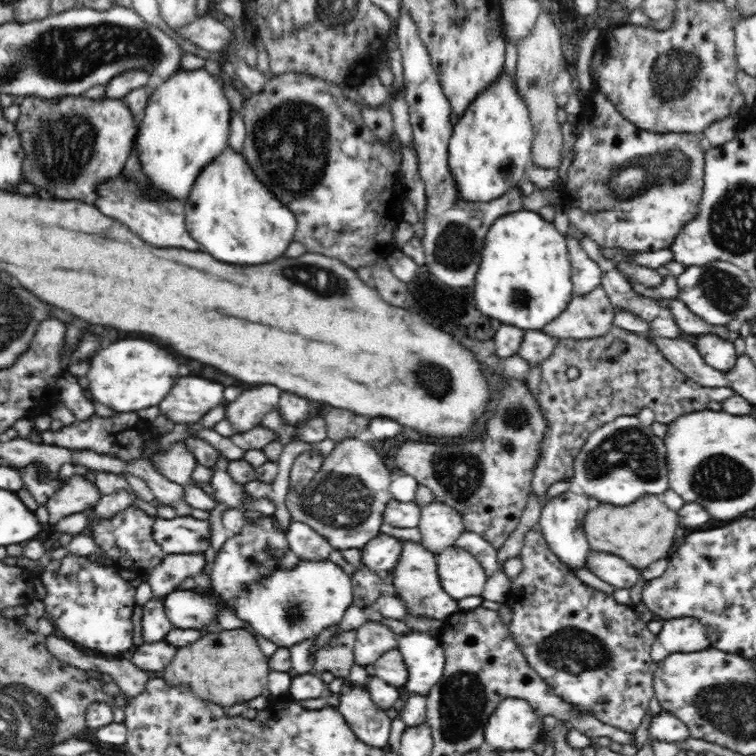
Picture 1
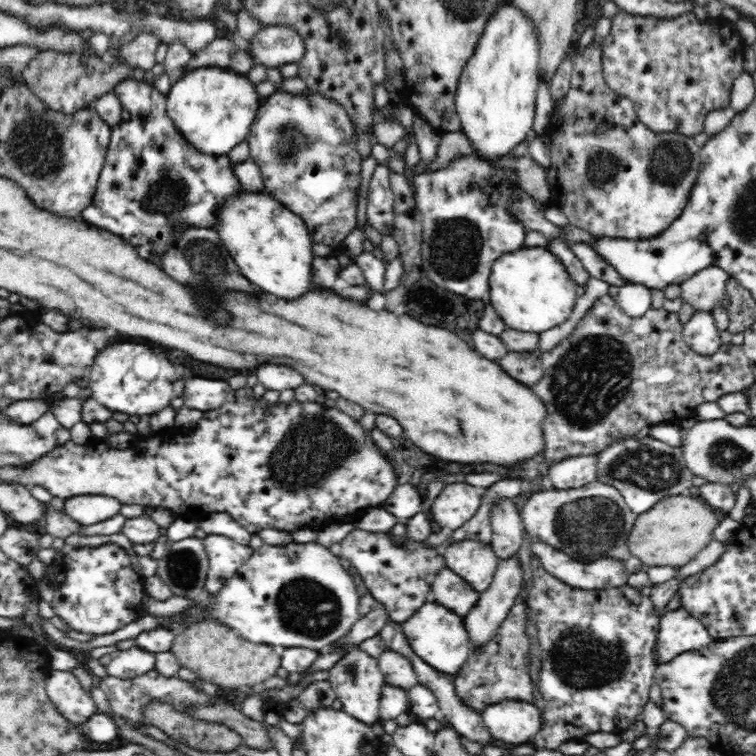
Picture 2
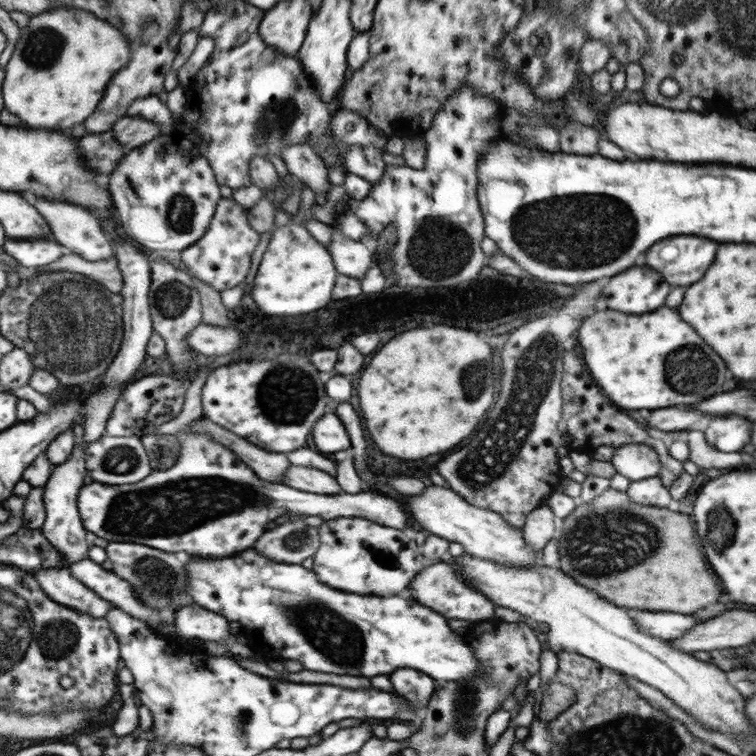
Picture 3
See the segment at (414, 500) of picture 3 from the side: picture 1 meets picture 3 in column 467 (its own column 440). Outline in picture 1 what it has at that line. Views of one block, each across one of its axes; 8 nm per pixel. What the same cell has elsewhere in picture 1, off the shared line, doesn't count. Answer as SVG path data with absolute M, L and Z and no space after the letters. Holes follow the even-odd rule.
M432 500L421 509L421 518L417 526L421 545L434 555L456 545L456 540L465 531L462 516L453 506L444 501Z

